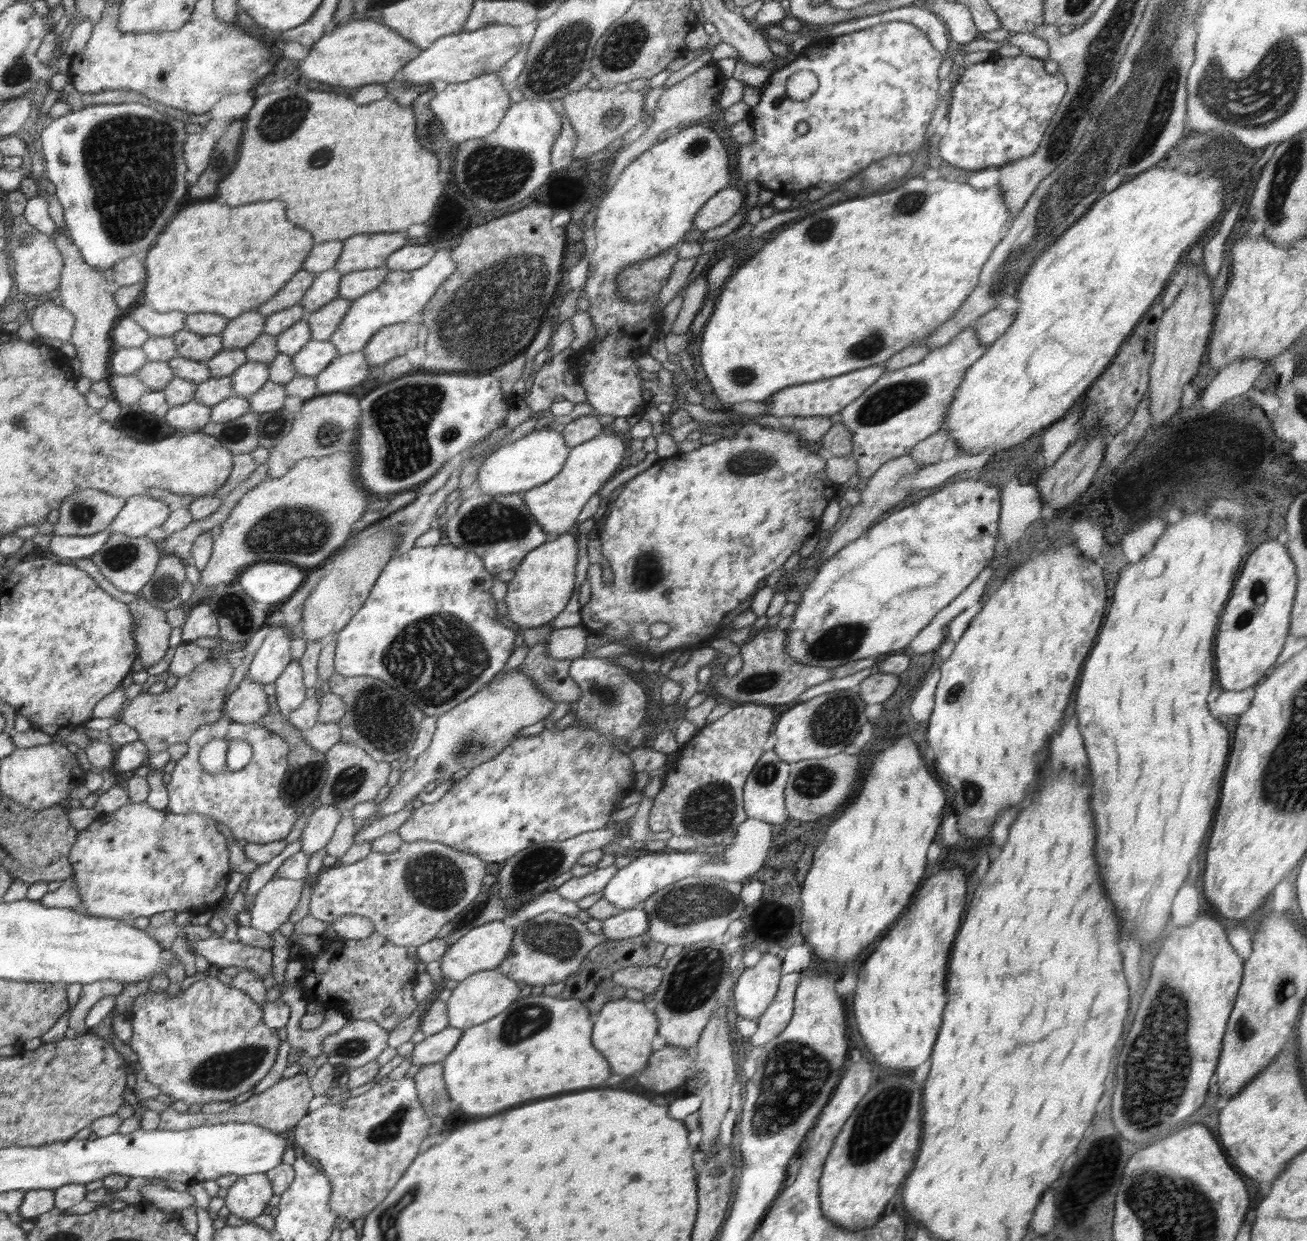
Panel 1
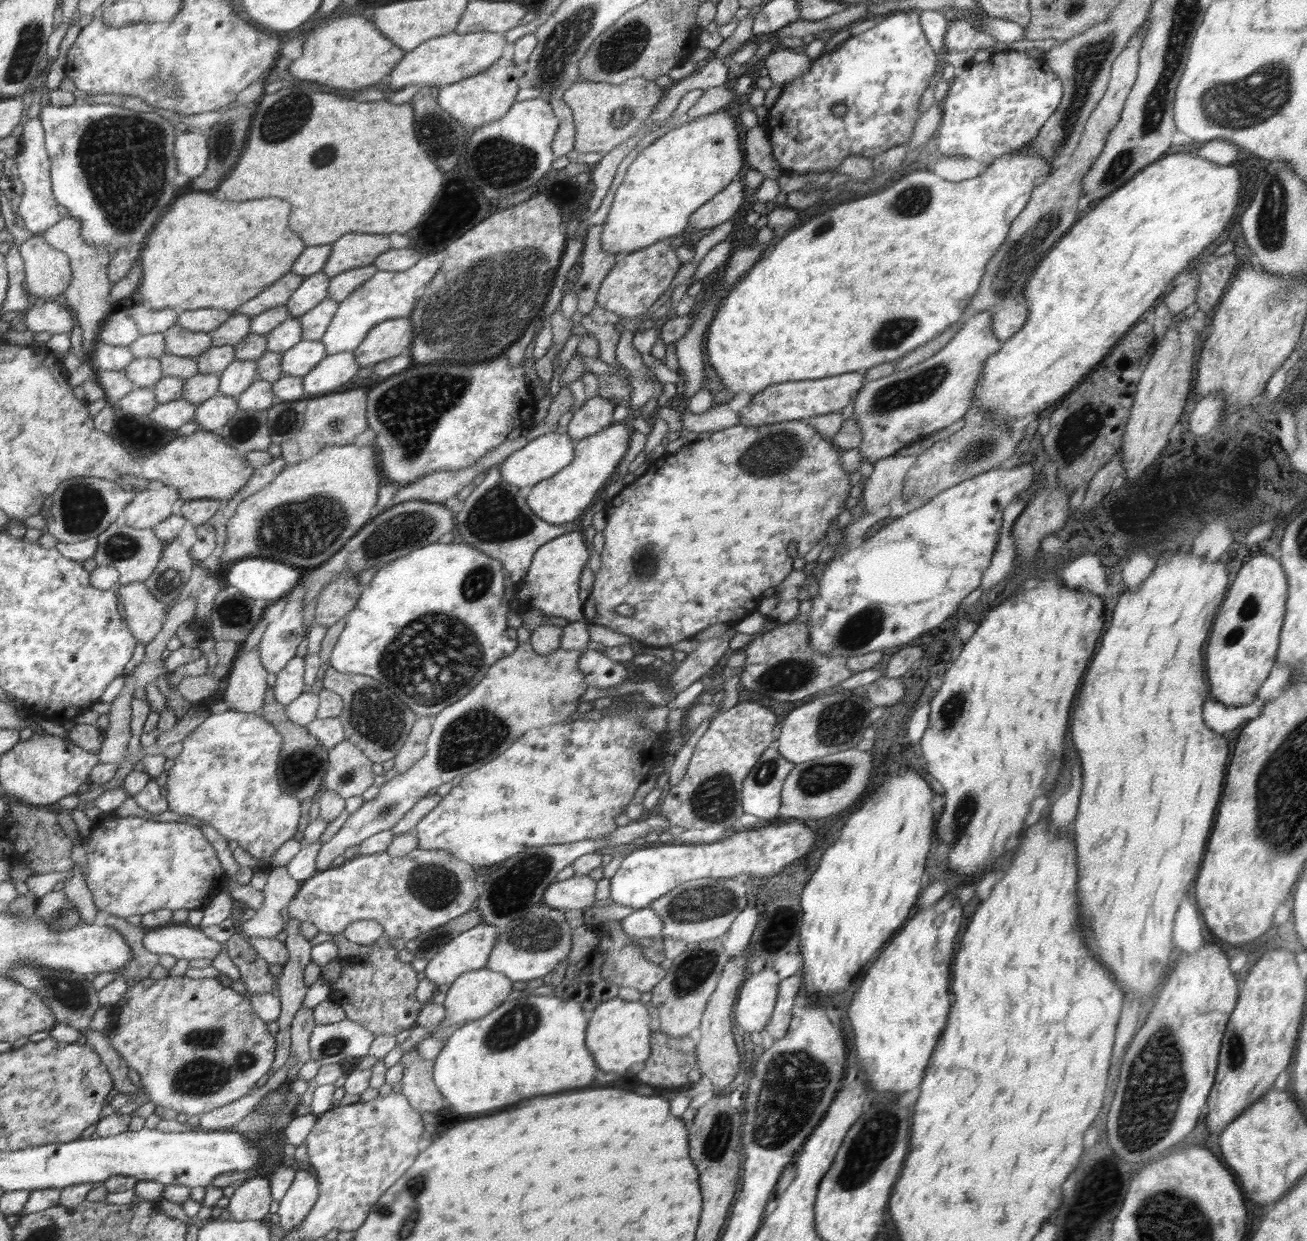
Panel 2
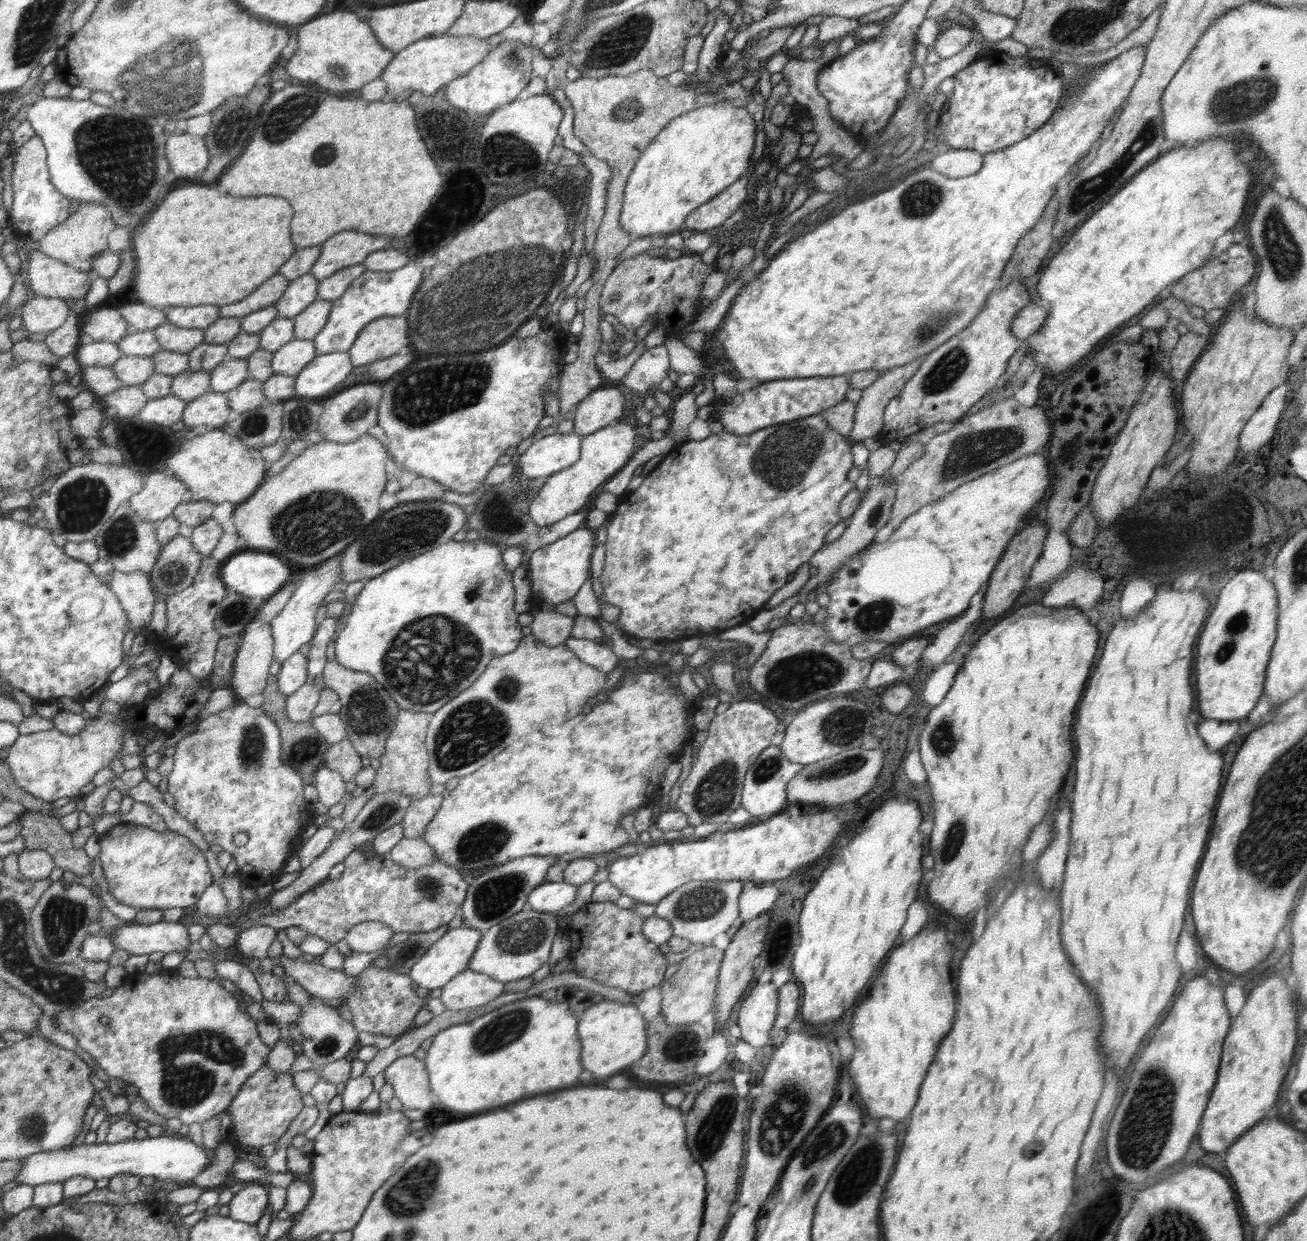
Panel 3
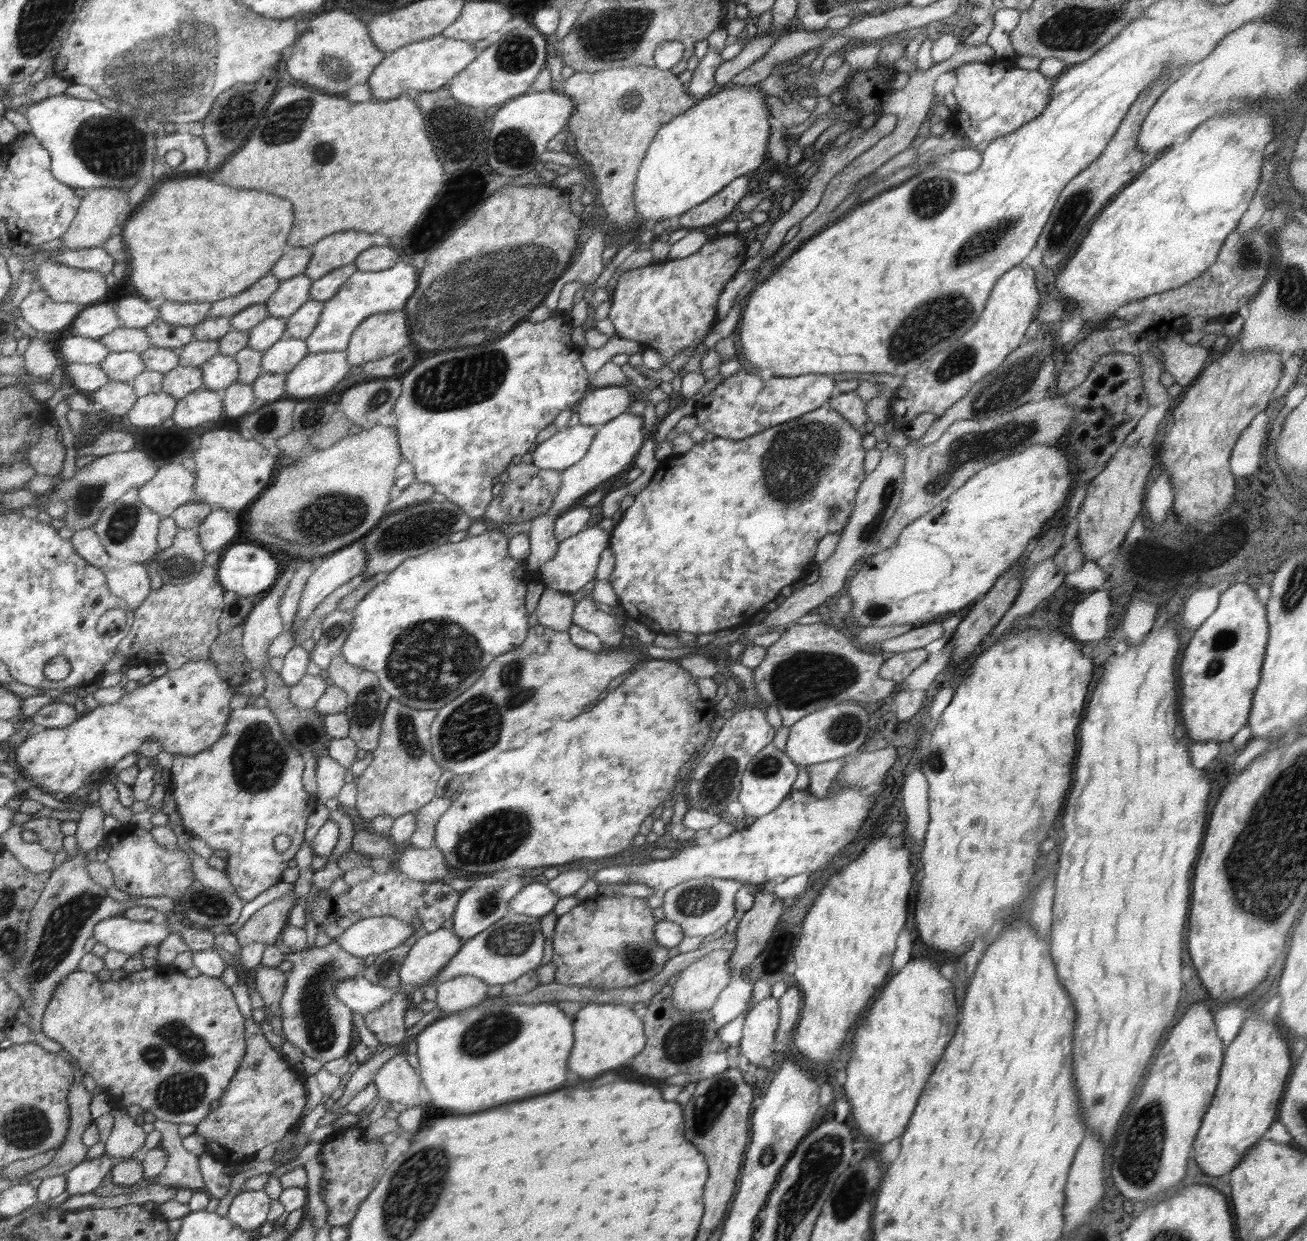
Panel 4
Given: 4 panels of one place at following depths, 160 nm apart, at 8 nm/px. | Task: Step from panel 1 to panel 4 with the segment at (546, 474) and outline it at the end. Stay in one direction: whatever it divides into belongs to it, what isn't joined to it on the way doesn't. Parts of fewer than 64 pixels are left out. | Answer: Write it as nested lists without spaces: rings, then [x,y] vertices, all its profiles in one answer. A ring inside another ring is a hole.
[[[580,423],[560,428],[552,437],[537,445],[526,461],[541,469],[568,469],[583,460],[599,429],[599,425],[586,426]]]

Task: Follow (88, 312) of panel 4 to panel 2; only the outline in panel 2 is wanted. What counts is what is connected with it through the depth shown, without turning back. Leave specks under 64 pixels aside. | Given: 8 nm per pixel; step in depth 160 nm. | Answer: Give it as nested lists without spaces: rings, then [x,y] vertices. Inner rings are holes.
[[[118,309],[116,314],[108,317],[99,330],[100,342],[114,346],[128,346],[140,335],[136,323],[123,309]]]

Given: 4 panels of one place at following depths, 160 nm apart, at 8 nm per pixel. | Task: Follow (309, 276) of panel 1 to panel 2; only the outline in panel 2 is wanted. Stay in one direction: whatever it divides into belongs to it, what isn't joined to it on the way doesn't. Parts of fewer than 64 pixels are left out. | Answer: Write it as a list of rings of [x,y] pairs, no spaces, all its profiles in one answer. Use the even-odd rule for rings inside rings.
[[[294,271],[279,278],[268,289],[264,289],[260,296],[252,298],[243,306],[236,309],[232,314],[244,313],[248,316],[258,316],[261,312],[274,308],[275,306],[286,305],[295,290],[304,282],[304,276]]]

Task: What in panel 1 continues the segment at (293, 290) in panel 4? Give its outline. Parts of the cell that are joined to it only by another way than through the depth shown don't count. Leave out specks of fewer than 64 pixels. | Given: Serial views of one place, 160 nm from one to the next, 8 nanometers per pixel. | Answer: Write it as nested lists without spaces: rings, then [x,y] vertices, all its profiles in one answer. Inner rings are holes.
[[[335,268],[317,274],[314,284],[299,302],[302,310],[311,315],[315,310],[322,309],[324,305],[334,301],[339,296],[342,278],[343,275]]]

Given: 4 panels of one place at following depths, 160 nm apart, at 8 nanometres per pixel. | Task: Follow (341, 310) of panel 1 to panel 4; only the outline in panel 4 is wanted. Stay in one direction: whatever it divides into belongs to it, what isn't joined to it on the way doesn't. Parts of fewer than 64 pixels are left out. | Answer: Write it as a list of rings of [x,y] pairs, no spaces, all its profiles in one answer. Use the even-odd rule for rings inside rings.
[[[308,300],[296,313],[286,319],[282,339],[300,338],[306,340],[314,330],[323,309],[323,302]]]

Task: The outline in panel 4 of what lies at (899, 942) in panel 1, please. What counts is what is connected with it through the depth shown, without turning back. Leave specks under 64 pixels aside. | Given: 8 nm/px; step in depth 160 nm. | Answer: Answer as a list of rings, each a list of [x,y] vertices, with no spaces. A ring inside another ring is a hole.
[[[926,957],[911,958],[898,974],[886,981],[886,986],[881,988],[880,997],[872,1004],[866,1020],[862,1021],[862,1026],[854,1034],[854,1049],[846,1064],[848,1072],[843,1088],[852,1106],[849,1119],[851,1124],[856,1124],[854,1130],[859,1139],[864,1136],[870,1142],[884,1145],[902,1136],[926,1080],[930,1078],[932,1070],[936,1068],[945,1048],[954,1037],[960,1021],[960,1008],[956,1005],[954,985],[940,966],[942,964],[930,962]]]

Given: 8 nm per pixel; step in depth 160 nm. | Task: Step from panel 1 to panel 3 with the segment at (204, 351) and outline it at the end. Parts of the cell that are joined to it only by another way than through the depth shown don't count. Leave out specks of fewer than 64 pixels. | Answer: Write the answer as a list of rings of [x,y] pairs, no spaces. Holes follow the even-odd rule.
[[[164,322],[153,333],[163,351],[187,354],[203,342],[204,329],[179,327]]]

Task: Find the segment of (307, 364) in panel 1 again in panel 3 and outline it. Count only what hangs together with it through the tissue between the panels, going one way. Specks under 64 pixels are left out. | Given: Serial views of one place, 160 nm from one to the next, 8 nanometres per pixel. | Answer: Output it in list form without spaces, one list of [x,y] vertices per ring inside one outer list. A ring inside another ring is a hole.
[[[292,339],[273,354],[270,363],[272,372],[294,377],[318,356],[313,341],[300,339]]]

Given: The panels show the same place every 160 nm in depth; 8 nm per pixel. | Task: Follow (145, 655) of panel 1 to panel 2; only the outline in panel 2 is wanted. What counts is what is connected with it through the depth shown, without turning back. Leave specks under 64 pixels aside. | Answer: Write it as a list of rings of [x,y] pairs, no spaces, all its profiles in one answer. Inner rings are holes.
[[[143,582],[122,585],[118,590],[120,601],[124,604],[124,614],[132,634],[145,646],[160,633],[166,620],[165,604],[155,599]]]

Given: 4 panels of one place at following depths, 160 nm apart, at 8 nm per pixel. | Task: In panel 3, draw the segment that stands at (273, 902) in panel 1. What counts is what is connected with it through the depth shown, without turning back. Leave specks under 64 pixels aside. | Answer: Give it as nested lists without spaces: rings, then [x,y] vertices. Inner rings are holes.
[[[254,925],[237,935],[238,950],[246,958],[264,958],[269,946],[275,941],[277,929],[271,926]]]

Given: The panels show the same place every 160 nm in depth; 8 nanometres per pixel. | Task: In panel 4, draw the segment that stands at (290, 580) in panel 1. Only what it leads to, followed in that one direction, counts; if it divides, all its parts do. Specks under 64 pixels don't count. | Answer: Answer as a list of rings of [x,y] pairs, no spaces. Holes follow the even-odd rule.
[[[236,544],[222,552],[220,583],[239,596],[256,596],[270,590],[280,578],[280,564],[258,544]]]

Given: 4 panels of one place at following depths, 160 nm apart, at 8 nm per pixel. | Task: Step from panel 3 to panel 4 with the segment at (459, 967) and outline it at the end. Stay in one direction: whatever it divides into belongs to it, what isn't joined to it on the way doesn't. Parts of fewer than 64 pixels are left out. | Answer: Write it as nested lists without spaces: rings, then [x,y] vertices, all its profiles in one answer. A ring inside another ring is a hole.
[[[442,928],[436,932],[424,933],[402,961],[399,979],[405,985],[418,985],[418,988],[429,986],[464,944],[463,939],[452,929]]]

